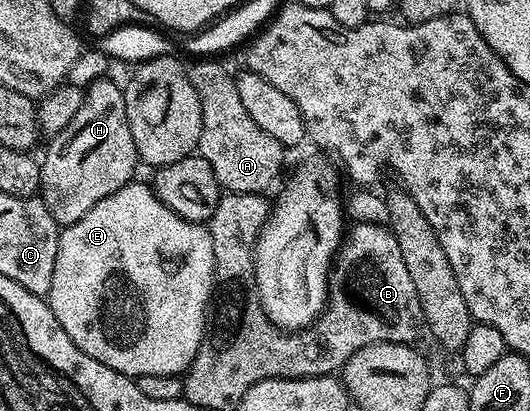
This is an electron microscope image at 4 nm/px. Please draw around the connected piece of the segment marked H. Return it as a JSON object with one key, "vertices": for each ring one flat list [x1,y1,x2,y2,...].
{"vertices":[[104,79,86,86,81,108,59,133,50,138,47,154,41,157,39,193,53,219,61,227,77,223,85,211,97,207,105,195,113,195,136,176,139,153,129,131,125,99,120,82]]}

